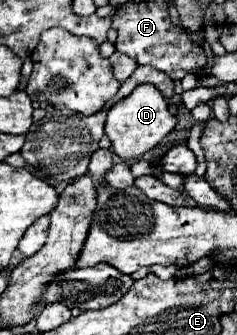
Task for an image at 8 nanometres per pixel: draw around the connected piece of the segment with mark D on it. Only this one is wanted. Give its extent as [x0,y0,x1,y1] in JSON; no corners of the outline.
[104,84,176,160]

